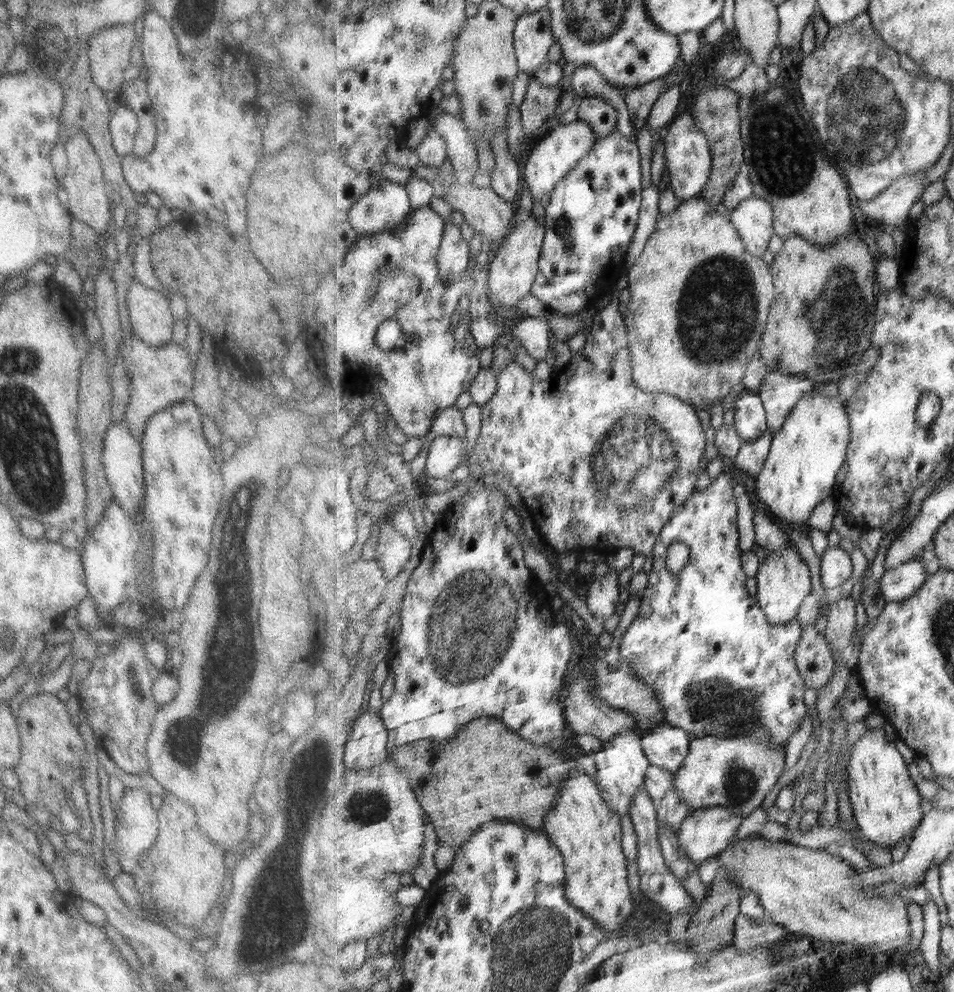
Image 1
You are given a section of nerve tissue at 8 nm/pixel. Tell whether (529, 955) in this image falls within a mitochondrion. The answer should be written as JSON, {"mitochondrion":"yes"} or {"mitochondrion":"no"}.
{"mitochondrion":"yes"}

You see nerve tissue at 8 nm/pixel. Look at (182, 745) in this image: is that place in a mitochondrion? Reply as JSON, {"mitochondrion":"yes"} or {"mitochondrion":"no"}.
{"mitochondrion":"yes"}

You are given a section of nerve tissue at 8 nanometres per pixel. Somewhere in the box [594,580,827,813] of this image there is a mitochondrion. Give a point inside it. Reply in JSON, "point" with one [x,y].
{"point":[715,703]}

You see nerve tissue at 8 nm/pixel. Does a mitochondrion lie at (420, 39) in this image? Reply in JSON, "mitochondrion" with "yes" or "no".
{"mitochondrion":"yes"}

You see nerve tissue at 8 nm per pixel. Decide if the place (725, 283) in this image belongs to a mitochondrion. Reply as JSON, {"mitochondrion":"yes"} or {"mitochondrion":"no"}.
{"mitochondrion":"yes"}

